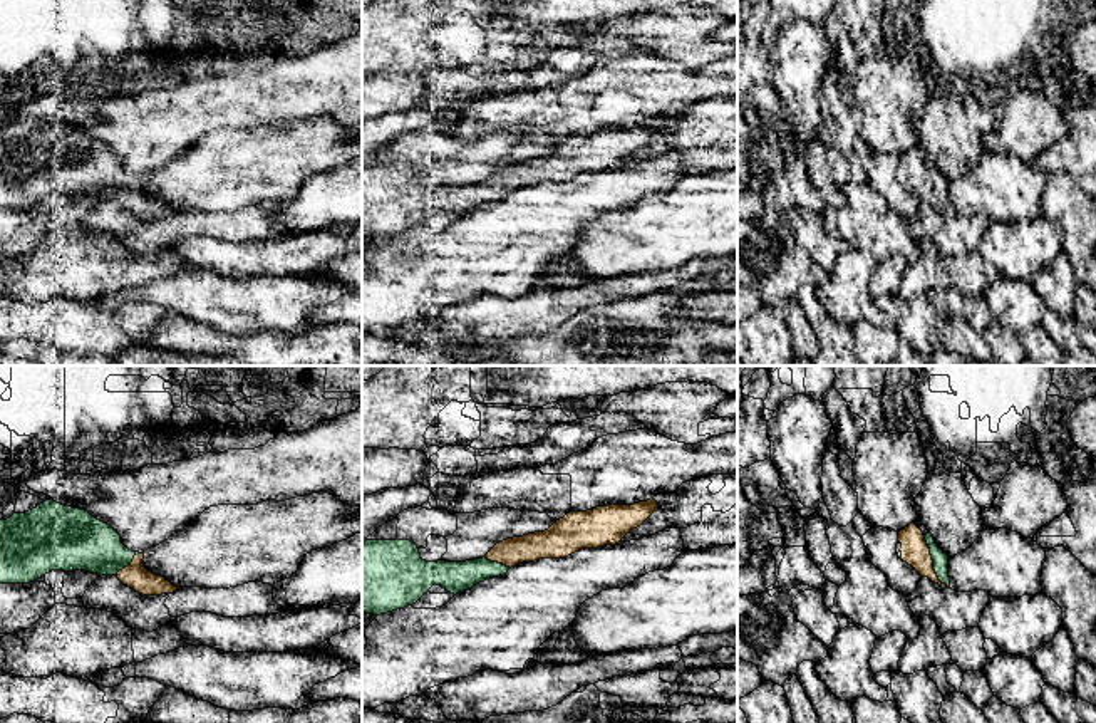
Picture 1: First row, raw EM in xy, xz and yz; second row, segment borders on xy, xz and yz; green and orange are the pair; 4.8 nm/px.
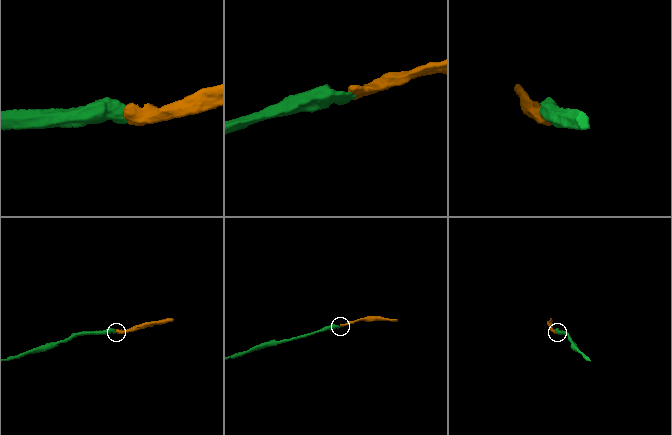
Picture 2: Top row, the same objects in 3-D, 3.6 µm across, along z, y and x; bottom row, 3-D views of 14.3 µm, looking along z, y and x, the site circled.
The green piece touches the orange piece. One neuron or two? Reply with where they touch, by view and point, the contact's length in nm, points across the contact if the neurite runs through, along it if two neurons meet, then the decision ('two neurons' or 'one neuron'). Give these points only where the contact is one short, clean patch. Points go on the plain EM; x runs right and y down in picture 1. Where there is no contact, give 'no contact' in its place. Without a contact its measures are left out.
yz (934, 187) | 280 nm | across yz (940, 183), (934, 187), (922, 176), (915, 176) | one neuron

